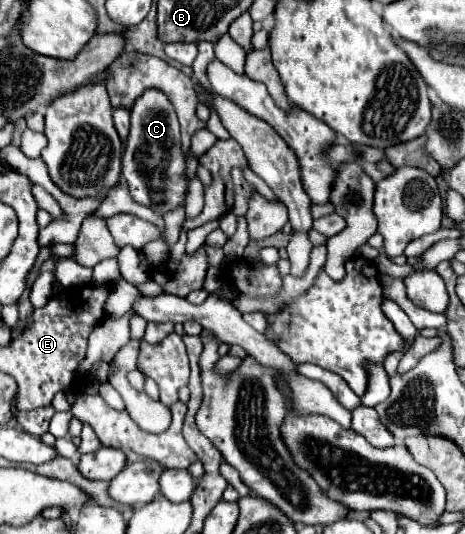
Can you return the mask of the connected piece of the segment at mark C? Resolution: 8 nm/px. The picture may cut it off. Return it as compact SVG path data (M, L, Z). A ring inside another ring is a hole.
M157 88L145 90L131 108L131 130L123 152L123 178L129 184L129 194L139 204L173 204L169 200L183 200L189 188L177 114L169 96ZM149 184L163 186L151 188Z

